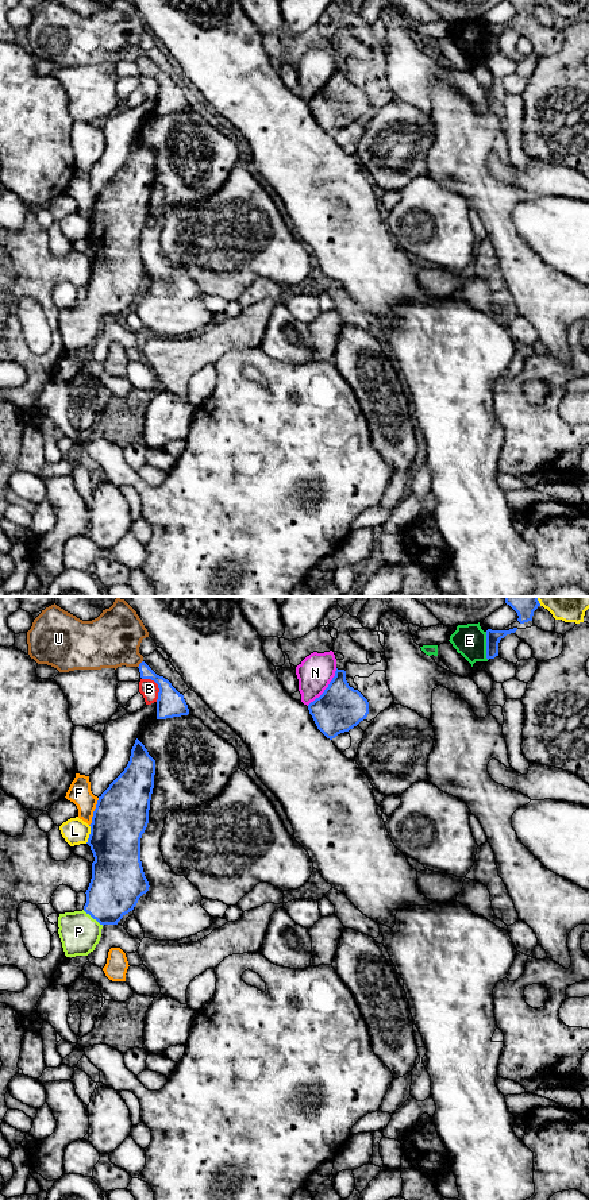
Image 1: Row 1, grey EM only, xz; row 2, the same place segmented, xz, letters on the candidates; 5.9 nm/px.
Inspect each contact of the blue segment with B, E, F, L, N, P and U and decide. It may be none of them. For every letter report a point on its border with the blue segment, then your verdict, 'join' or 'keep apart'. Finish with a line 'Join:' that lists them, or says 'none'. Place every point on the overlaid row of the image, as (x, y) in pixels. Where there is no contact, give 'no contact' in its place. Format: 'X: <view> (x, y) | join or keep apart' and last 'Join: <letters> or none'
B: xz (158, 686) | keep apart
E: xz (487, 645) | keep apart
F: xz (93, 811) | keep apart
L: xz (89, 834) | keep apart
N: xz (326, 689) | keep apart
P: xz (93, 918) | join
U: xz (139, 664) | keep apart
Join: P

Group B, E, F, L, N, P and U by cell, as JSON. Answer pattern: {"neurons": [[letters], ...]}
{"neurons": [["B"], ["E"], ["F"], ["L"], ["N"], ["P"], ["U"]]}

